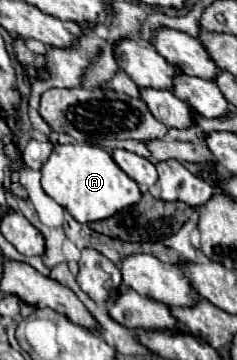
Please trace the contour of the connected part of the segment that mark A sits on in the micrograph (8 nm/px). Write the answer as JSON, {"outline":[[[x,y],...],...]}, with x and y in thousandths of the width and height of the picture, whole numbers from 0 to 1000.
{"outline":[[[236,403],[211,442],[177,464],[177,525],[262,569],[329,619],[456,608],[481,592],[582,564],[591,525],[473,442],[456,419],[405,403]]]}

